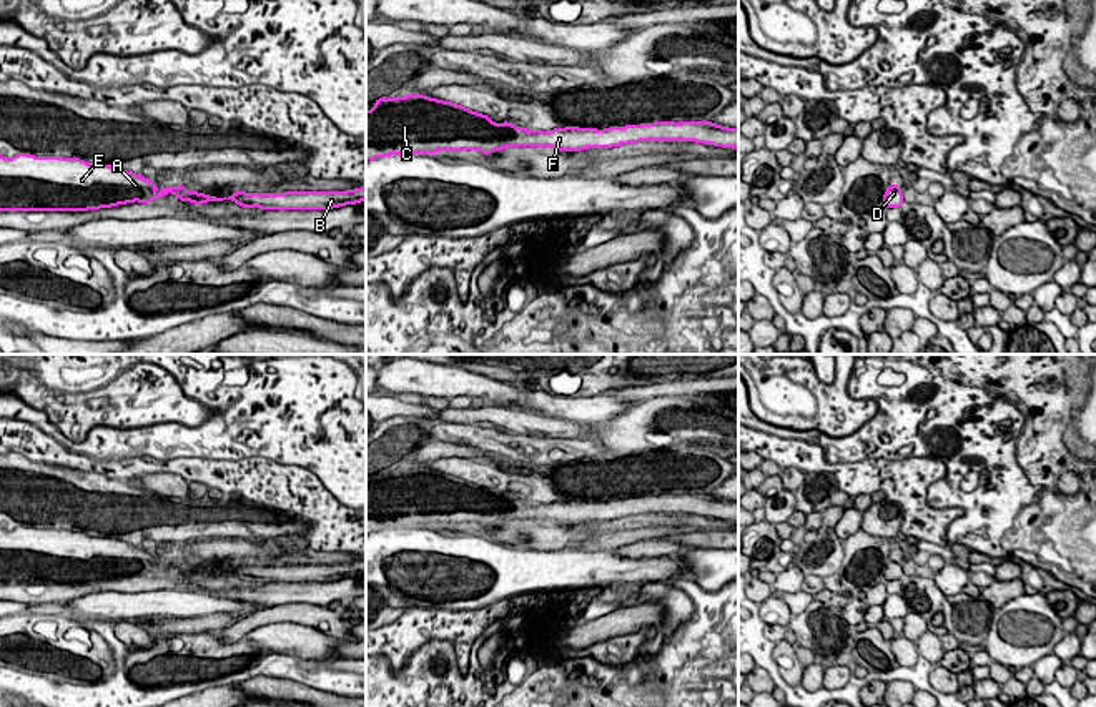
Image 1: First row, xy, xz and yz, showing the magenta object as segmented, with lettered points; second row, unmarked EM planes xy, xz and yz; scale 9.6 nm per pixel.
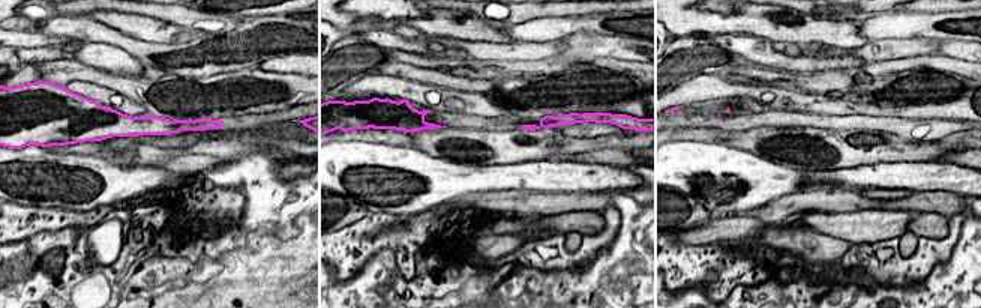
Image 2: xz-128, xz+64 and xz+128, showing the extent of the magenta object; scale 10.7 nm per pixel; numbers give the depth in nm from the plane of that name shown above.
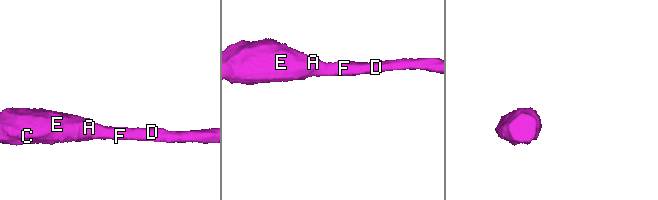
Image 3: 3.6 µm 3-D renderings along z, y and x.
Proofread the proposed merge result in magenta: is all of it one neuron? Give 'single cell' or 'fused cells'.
single cell

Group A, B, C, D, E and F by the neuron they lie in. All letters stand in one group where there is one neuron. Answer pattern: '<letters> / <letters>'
A B C D E F

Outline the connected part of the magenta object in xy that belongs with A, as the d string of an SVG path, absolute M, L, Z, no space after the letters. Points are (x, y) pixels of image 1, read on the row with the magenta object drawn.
M30 153L13 158L0 155L0 211L86 211L133 201L150 203L166 193L195 205L233 200L246 210L259 206L263 211L331 210L366 201L366 186L348 191L236 191L228 198L188 191L183 185L160 188L158 196L156 190L151 180L118 166Z

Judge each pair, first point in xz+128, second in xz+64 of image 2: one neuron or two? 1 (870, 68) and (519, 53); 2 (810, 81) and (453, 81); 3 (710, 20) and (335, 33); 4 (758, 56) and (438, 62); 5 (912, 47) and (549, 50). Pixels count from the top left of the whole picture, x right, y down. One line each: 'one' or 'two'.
1: two
2: one
3: two
4: two
5: one

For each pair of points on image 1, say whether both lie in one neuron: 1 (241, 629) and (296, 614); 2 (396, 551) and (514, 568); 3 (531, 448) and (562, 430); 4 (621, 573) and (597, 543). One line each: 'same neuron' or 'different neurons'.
1: same neuron
2: same neuron
3: different neurons
4: different neurons

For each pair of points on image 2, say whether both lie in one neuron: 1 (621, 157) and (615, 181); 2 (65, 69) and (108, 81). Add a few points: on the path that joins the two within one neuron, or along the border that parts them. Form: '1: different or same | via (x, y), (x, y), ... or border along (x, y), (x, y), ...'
1: different | border along (585, 161), (626, 167)
2: same | via (75, 71), (98, 77)

